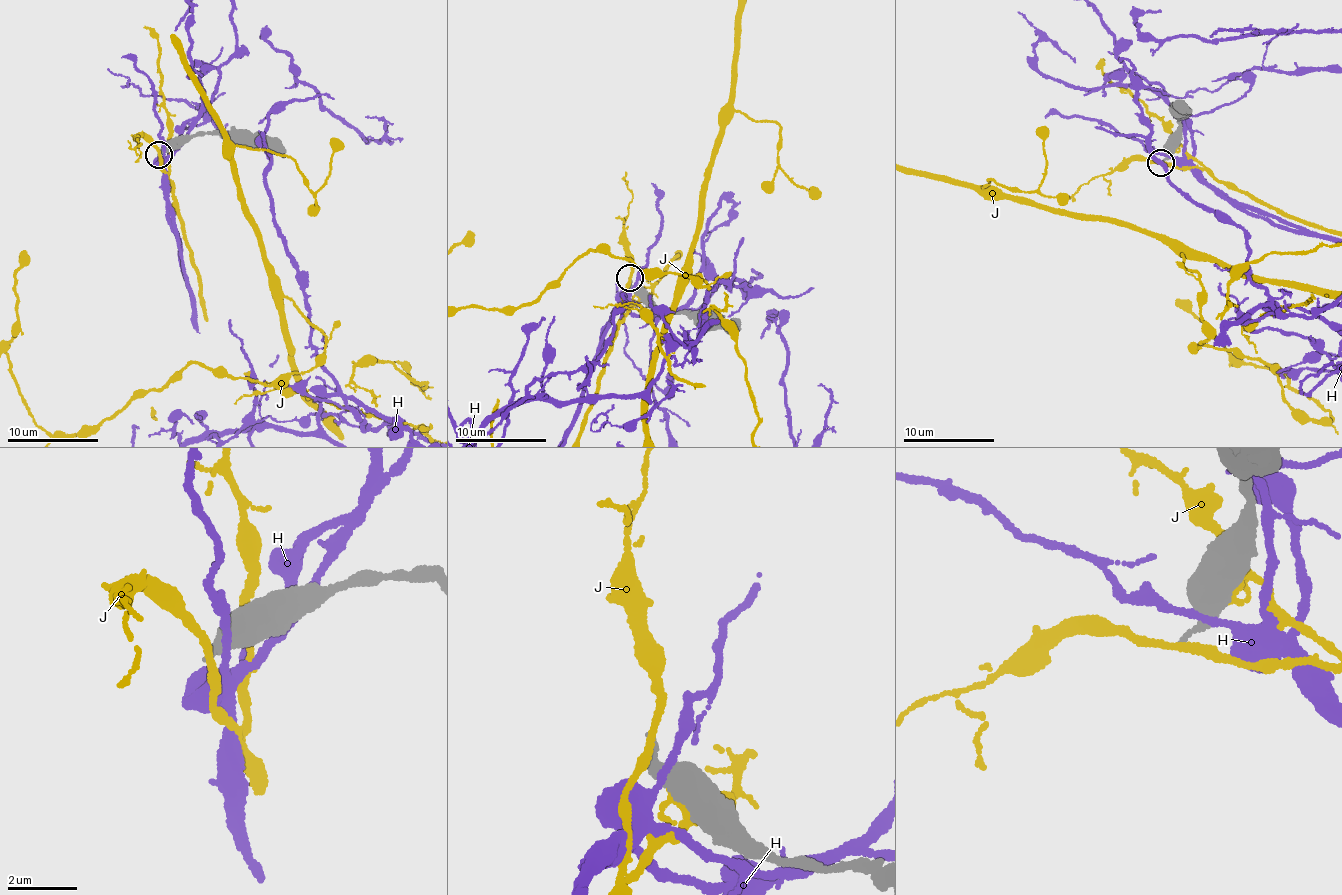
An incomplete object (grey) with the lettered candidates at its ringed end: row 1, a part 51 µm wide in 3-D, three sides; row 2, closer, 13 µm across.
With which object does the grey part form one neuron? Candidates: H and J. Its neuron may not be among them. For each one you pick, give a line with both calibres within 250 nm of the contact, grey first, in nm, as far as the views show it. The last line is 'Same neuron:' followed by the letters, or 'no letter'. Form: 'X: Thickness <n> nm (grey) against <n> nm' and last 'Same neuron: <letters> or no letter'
Same neuron: no letter

